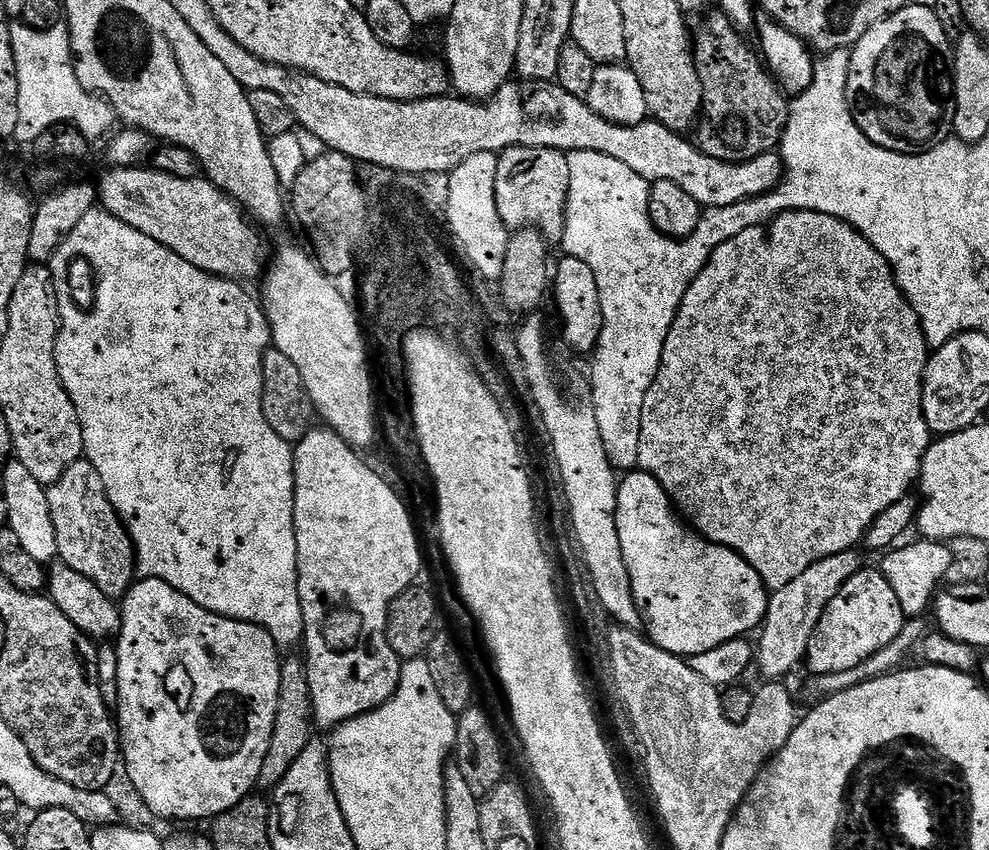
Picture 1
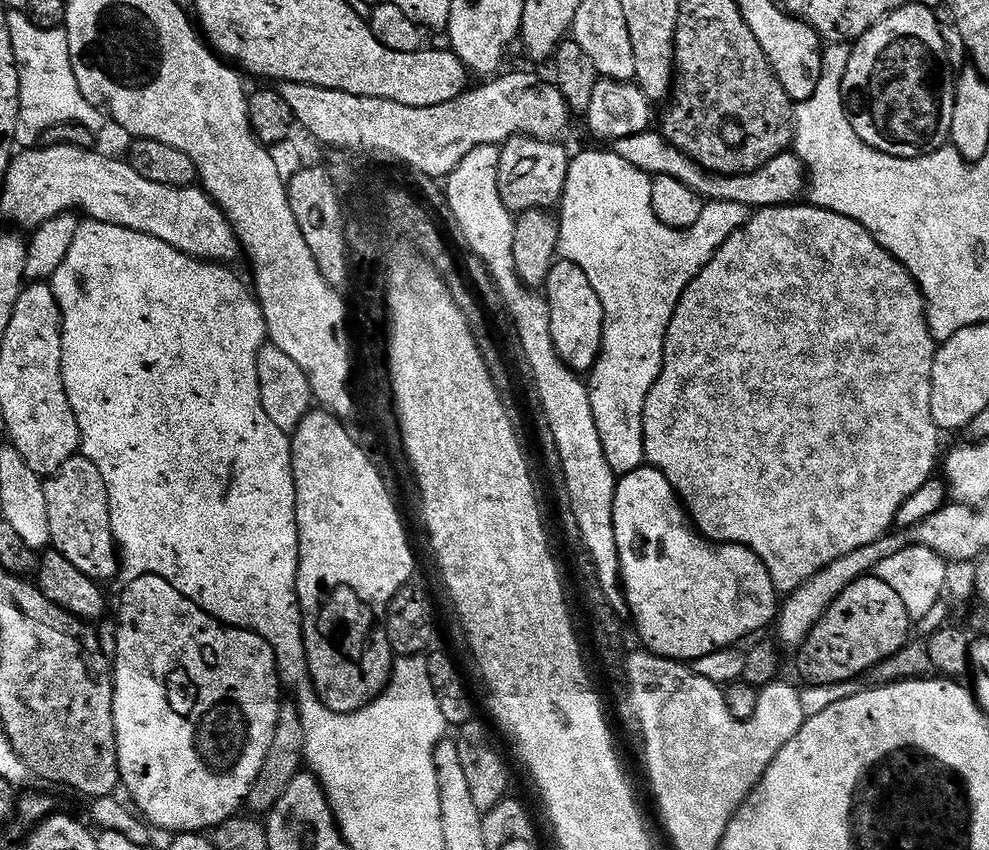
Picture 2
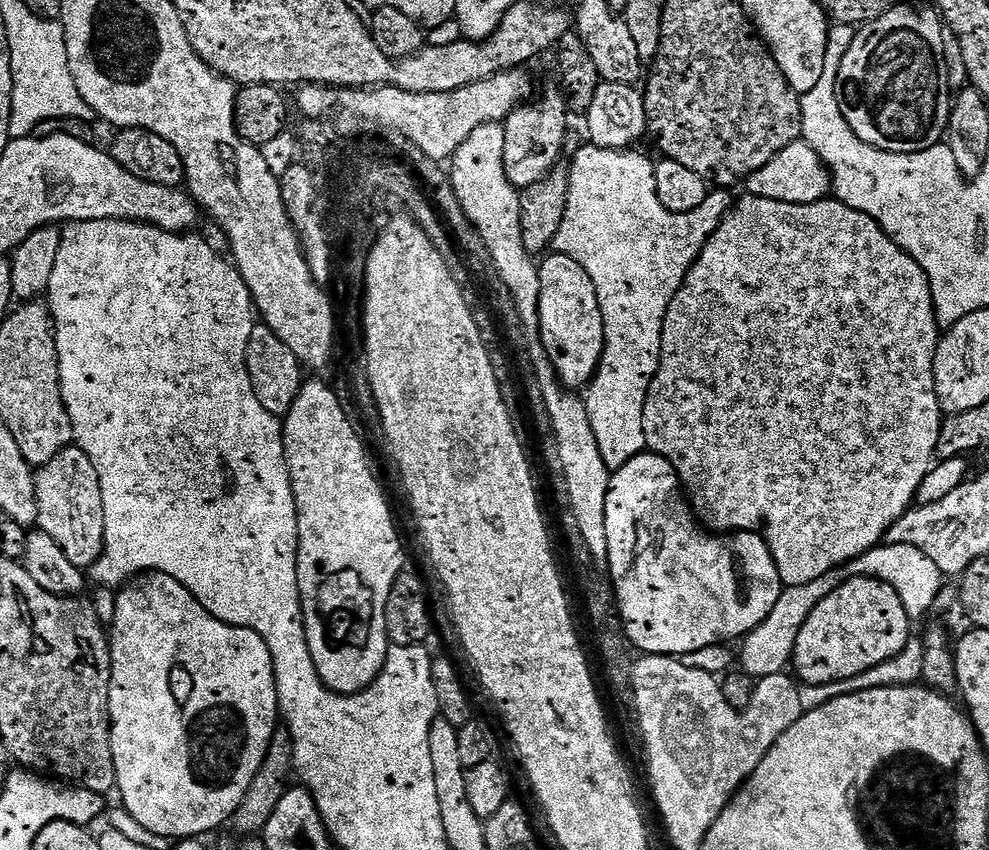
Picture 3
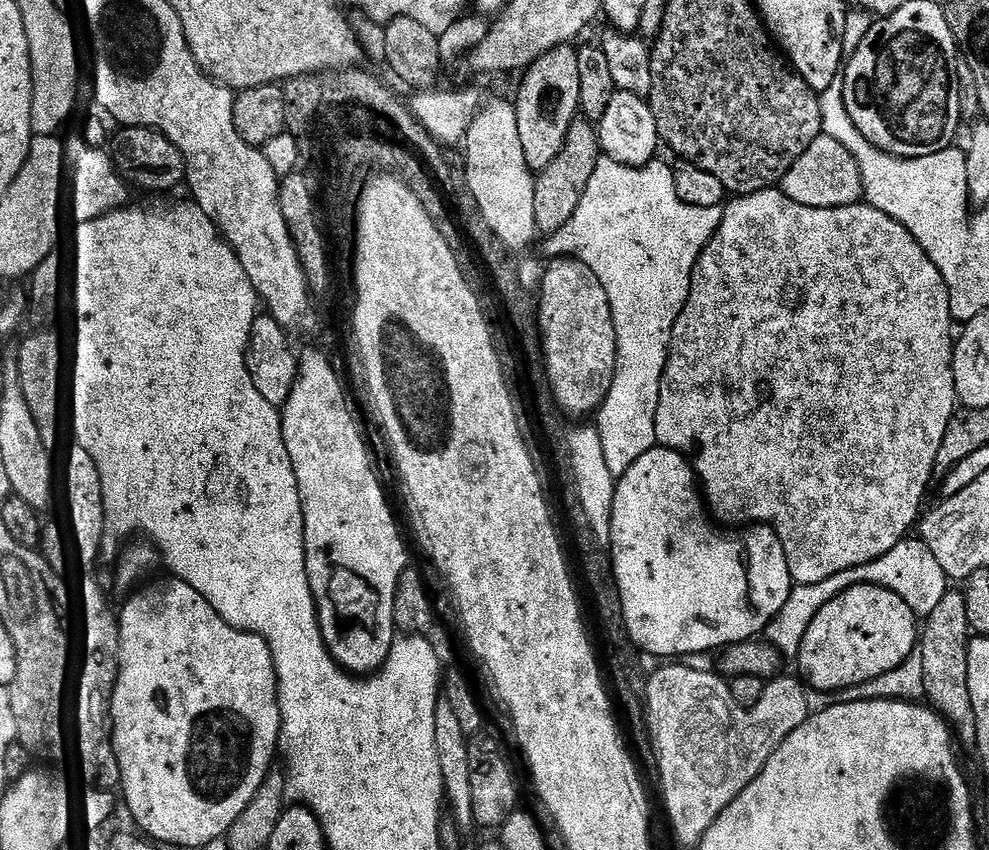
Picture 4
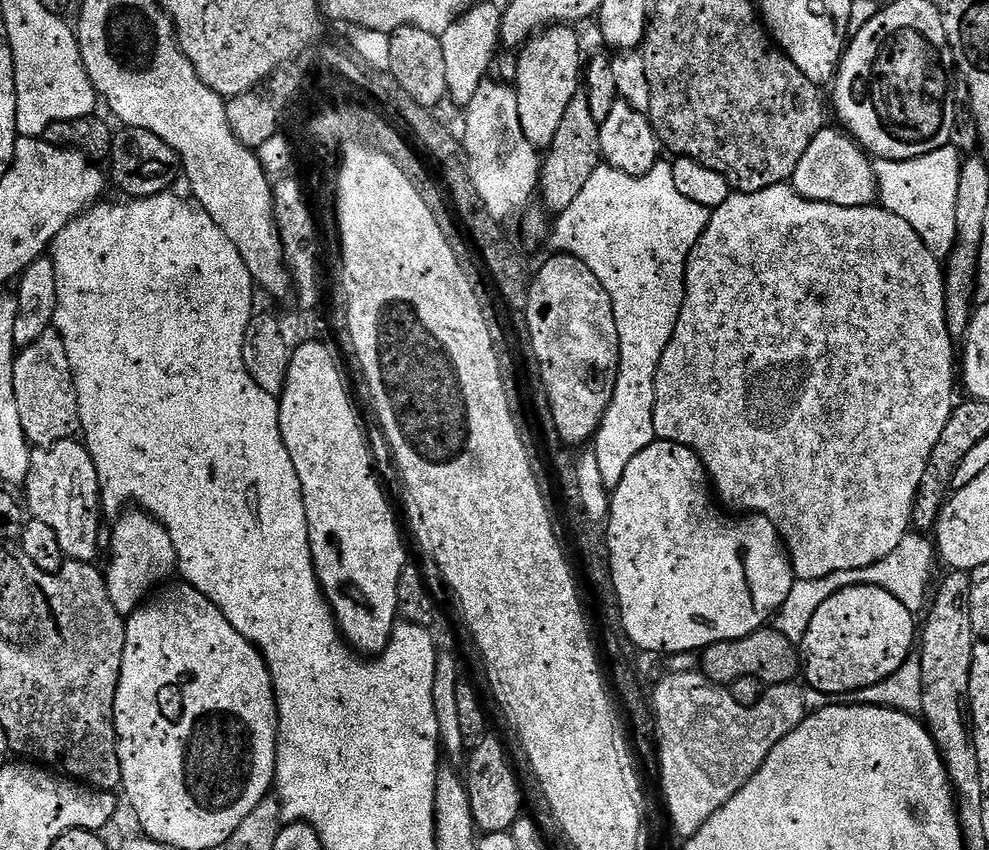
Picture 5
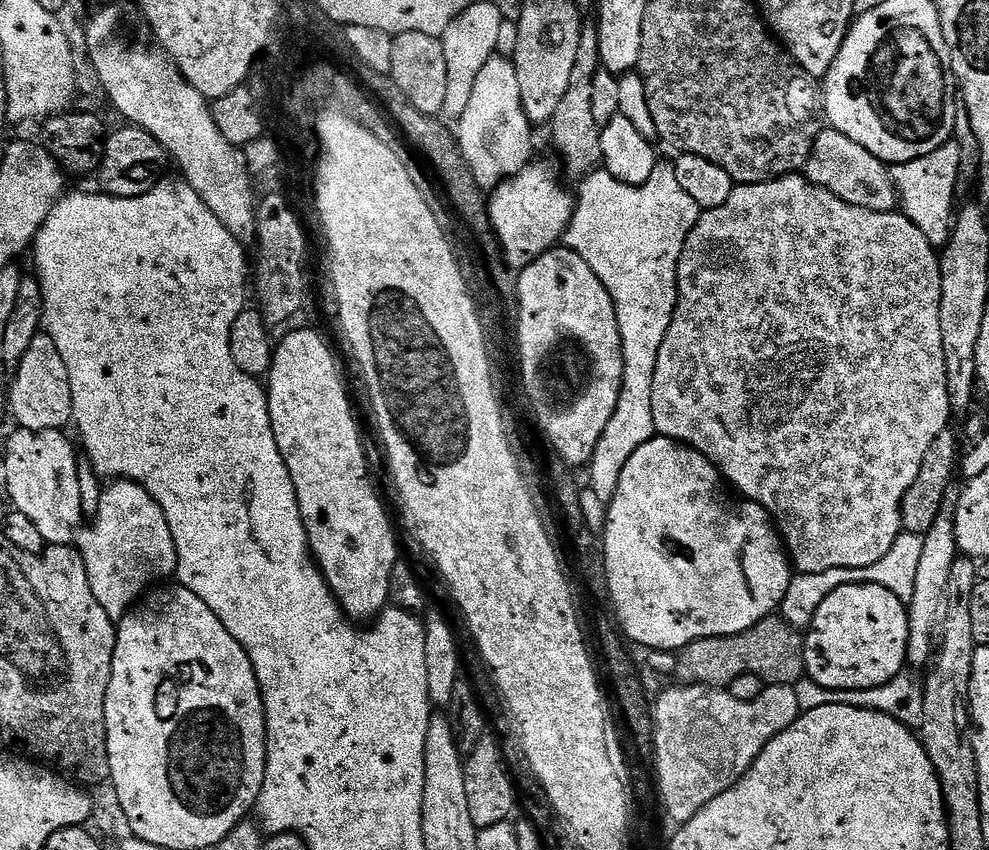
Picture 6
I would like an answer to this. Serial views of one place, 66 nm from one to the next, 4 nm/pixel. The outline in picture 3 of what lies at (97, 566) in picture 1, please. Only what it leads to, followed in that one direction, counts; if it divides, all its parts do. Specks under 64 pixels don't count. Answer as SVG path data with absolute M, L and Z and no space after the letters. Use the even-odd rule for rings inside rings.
M78 446L62 449L48 464L35 473L37 500L40 503L39 531L50 534L62 546L62 550L75 564L91 566L104 553L104 507L100 475L94 462Z

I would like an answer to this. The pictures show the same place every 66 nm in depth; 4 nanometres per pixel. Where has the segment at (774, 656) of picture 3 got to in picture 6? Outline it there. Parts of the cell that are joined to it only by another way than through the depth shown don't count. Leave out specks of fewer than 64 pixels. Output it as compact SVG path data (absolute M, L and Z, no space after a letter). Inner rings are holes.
M901 531L894 546L890 546L890 554L886 554L882 562L874 562L874 566L822 570L818 574L801 572L793 575L784 600L779 606L779 615L792 627L807 630L812 626L814 614L818 614L818 606L822 606L822 602L826 602L826 598L834 594L834 590L847 584L877 584L890 590L890 594L894 594L898 599L910 602L914 598L914 584L918 582L918 562L922 562L923 545L924 537Z

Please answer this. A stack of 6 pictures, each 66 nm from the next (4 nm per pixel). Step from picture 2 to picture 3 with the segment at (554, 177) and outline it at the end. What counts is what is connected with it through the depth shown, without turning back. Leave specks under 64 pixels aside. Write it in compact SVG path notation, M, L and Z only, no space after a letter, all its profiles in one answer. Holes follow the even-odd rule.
M548 92L540 101L525 103L515 108L503 121L506 134L506 150L504 151L504 169L508 181L517 190L534 186L544 180L560 160L560 151L564 148L564 135L568 132L568 116L570 109L561 93Z

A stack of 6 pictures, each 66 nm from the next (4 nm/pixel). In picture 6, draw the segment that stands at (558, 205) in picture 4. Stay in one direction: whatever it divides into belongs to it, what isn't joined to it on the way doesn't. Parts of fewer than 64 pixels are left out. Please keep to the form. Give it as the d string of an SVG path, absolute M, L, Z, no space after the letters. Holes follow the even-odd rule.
M585 27L580 34L578 46L578 62L574 62L574 71L570 74L570 87L562 97L558 110L554 110L554 118L550 122L552 140L564 159L563 171L572 176L583 178L601 167L602 154L602 125L594 118L594 74L601 71L600 37L595 27Z

